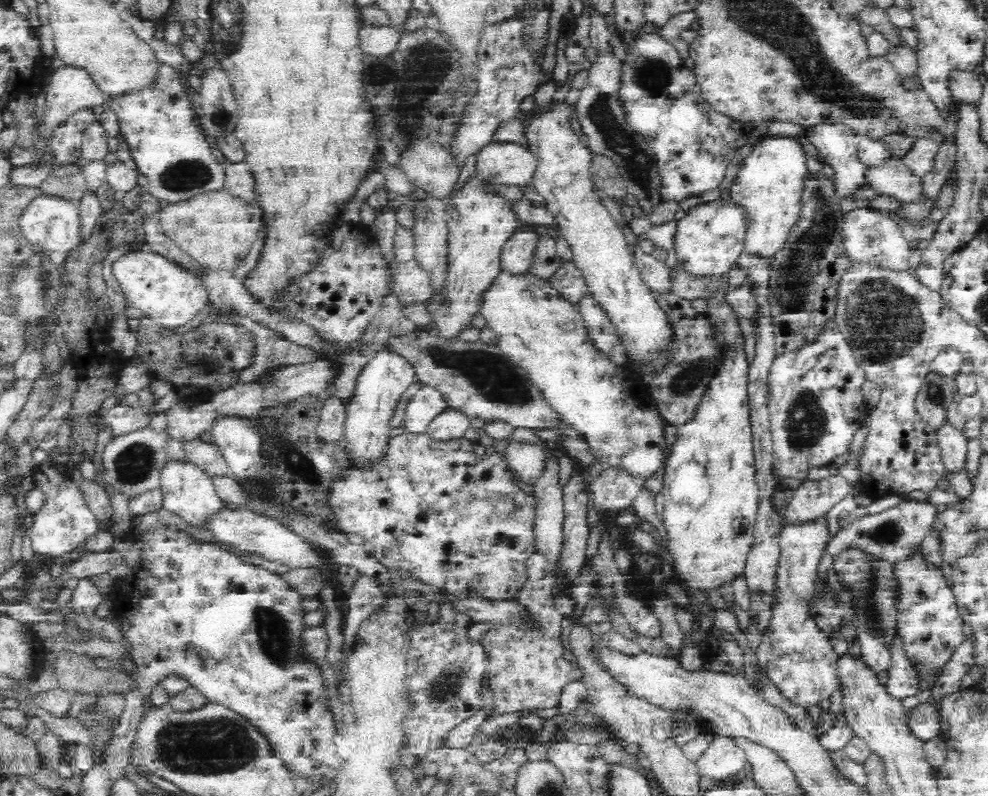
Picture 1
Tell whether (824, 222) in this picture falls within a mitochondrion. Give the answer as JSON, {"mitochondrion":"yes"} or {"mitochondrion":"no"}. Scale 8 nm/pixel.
{"mitochondrion":"yes"}

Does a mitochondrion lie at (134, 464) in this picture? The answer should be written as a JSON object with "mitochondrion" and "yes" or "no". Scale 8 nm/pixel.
{"mitochondrion":"yes"}

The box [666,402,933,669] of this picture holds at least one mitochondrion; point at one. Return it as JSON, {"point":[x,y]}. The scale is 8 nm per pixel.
{"point":[889,533]}

